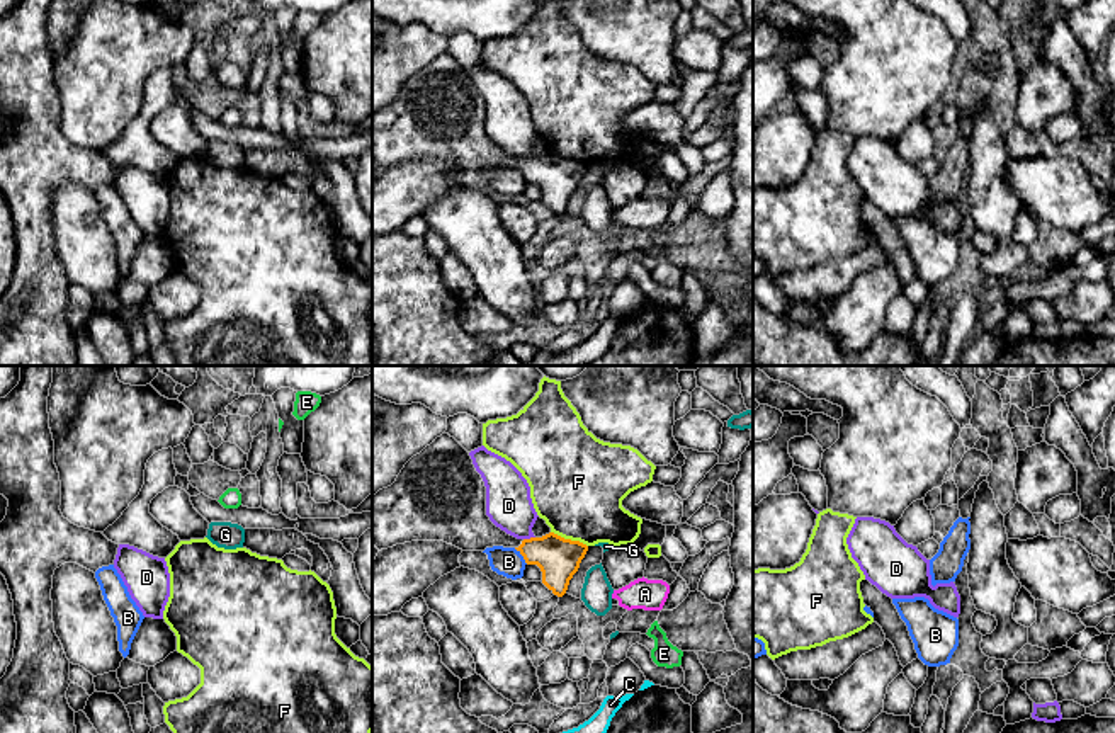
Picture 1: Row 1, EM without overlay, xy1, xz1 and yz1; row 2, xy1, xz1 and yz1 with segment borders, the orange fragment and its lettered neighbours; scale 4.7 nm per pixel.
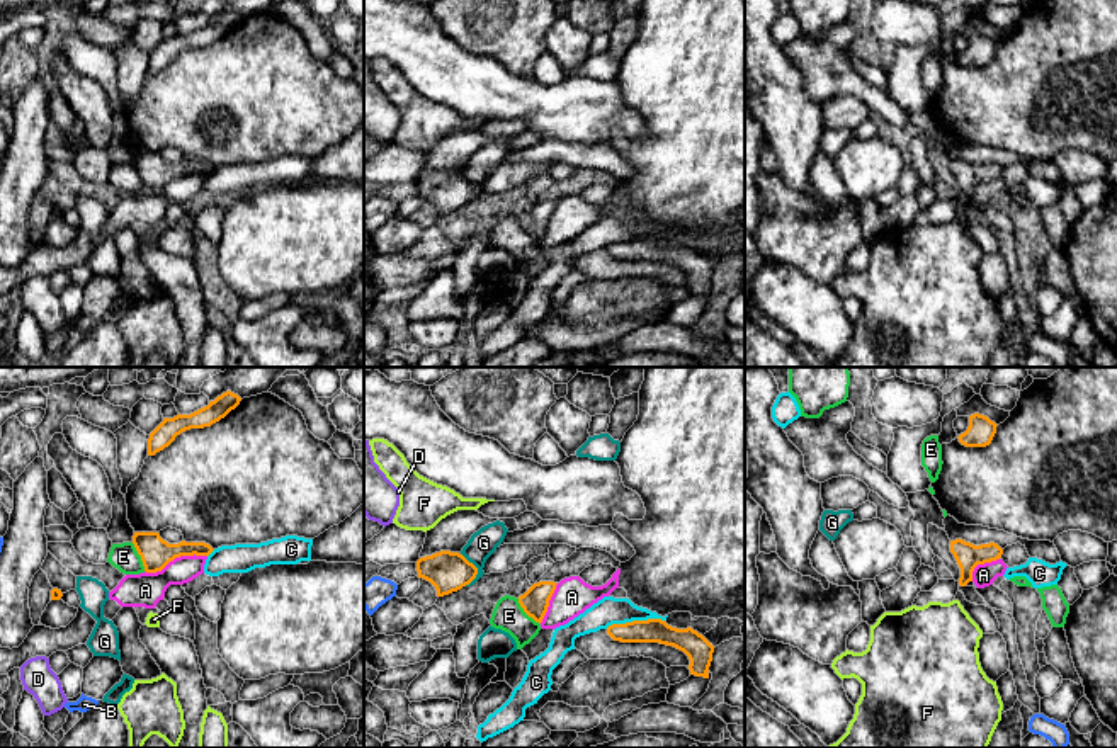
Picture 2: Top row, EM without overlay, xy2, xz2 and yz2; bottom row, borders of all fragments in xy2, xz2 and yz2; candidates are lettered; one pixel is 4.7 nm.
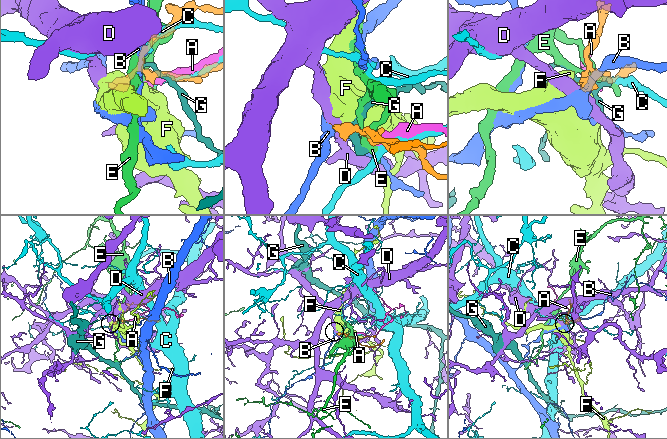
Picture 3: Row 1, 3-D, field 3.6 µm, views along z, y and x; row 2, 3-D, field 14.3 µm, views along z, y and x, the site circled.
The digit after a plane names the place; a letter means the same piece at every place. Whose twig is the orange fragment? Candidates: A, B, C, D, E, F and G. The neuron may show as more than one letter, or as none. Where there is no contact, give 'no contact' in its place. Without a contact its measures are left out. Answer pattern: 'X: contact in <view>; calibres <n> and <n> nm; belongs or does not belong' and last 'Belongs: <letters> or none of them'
A: contact in xy2; calibres 150 and 160 nm; does not belong
B: contact in xz1; calibres 200 and 140 nm; does not belong
C: contact in xz2; calibres 110 and 130 nm; does not belong
D: contact in xz1; calibres 200 and 220 nm; does not belong
E: contact in xz2; calibres 130 and 150 nm; does not belong
F: contact in xz1; calibres 200 and 440 nm; does not belong
G: contact in xz2; calibres 190 and 130 nm; does not belong
Belongs: none of them

